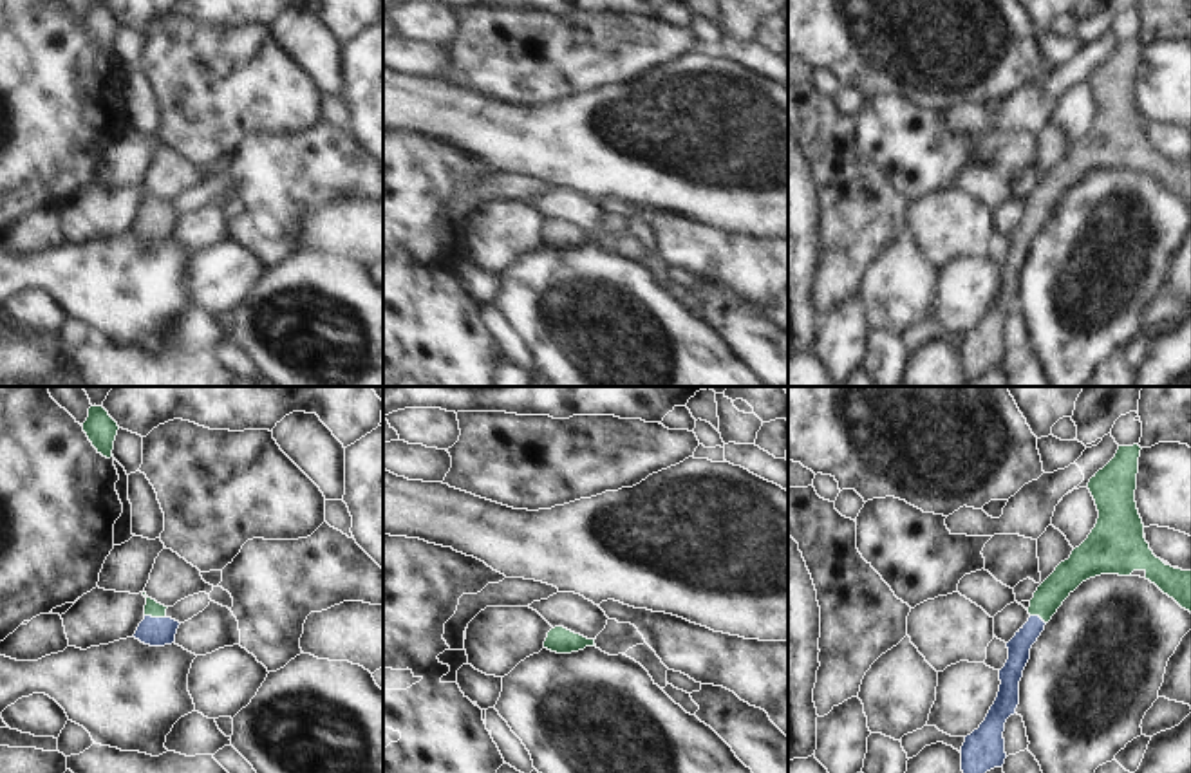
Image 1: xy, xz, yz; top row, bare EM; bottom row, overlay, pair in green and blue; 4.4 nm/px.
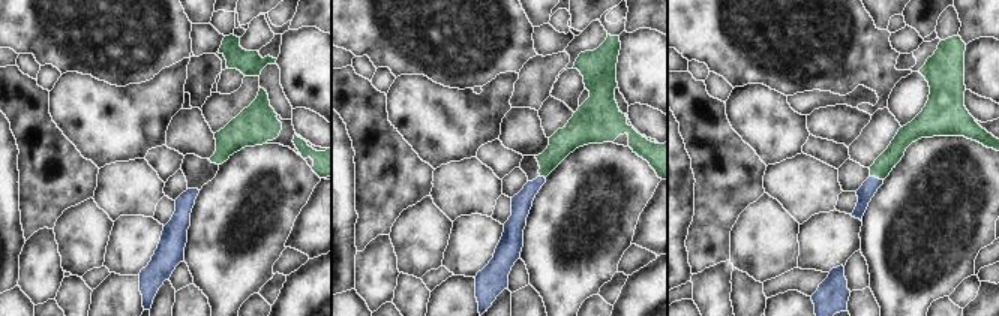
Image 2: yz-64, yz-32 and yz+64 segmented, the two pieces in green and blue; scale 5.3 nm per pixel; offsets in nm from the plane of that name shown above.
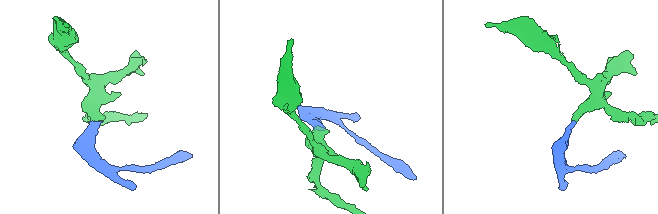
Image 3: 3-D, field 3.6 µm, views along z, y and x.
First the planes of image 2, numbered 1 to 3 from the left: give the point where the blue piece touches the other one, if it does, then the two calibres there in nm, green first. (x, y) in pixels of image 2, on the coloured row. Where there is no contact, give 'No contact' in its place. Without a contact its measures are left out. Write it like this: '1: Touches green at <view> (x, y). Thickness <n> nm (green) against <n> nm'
1: No contact
2: Touches green at yz-32 (543, 175). Thickness 140 nm (green) against 110 nm
3: Touches green at yz+64 (876, 177). Thickness 100 nm (green) against 90 nm

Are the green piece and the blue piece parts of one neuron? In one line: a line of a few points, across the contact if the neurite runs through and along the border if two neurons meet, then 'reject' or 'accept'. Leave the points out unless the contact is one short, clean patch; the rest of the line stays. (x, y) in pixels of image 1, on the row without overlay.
line xy (154, 204), (154, 212), (152, 226); accept

